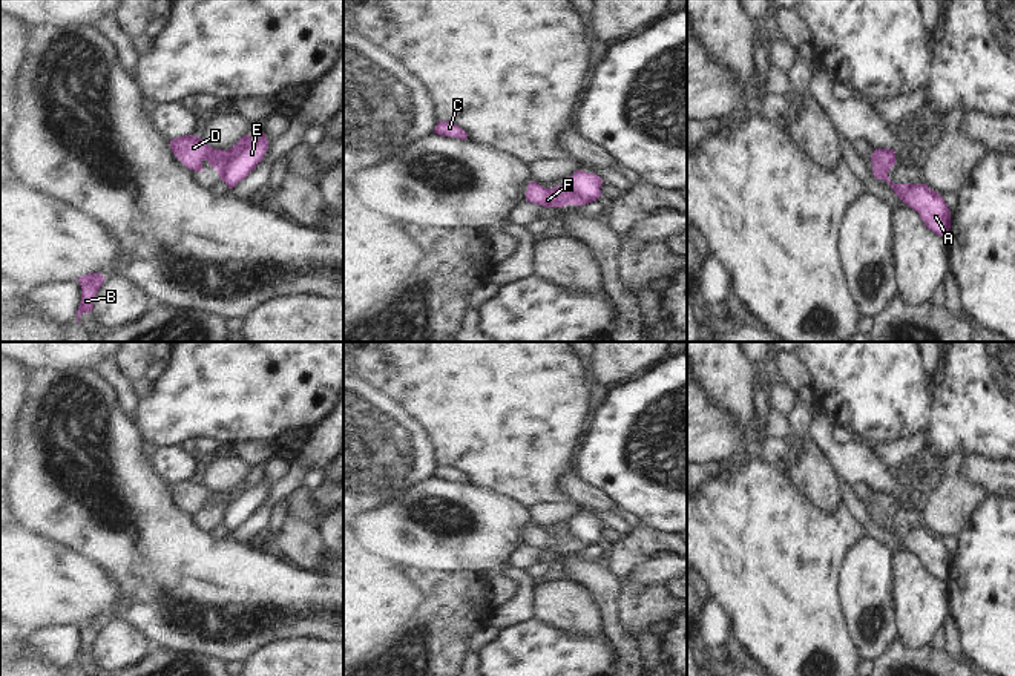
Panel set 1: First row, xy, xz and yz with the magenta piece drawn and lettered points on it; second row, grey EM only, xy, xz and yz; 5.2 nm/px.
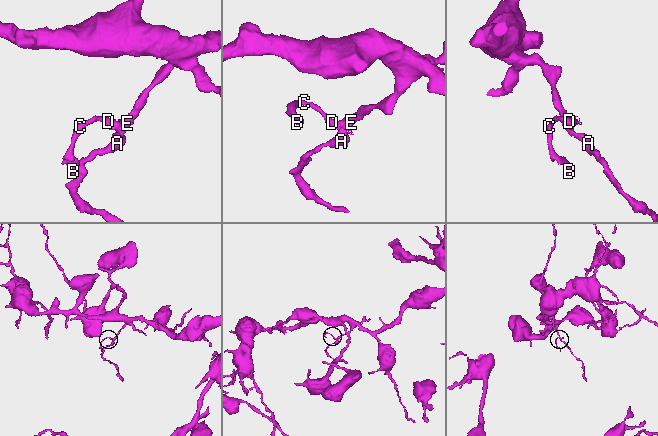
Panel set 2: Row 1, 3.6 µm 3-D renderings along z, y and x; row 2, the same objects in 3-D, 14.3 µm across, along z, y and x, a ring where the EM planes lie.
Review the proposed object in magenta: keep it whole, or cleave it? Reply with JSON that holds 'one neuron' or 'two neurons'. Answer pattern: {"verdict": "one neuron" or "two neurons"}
{"verdict": "two neurons"}

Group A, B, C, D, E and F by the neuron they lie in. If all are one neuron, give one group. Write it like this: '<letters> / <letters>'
A E / B C D F

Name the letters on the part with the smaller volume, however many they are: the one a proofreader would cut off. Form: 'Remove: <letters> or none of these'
Remove: B, C, D, F

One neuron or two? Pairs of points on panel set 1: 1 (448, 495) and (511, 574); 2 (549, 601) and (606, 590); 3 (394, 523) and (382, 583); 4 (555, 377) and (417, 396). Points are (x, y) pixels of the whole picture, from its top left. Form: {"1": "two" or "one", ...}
{"1": "two", "2": "two", "3": "two", "4": "one"}

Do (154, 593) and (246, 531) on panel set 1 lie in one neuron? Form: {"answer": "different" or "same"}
{"answer": "different"}

